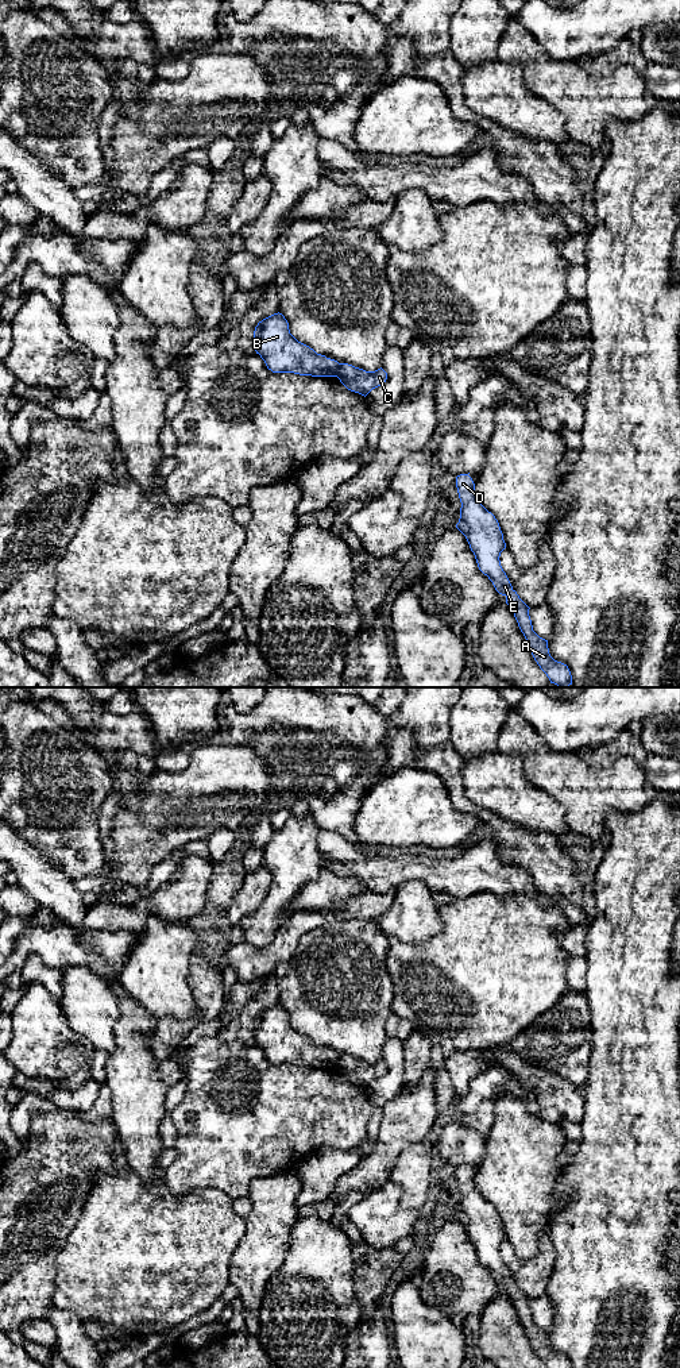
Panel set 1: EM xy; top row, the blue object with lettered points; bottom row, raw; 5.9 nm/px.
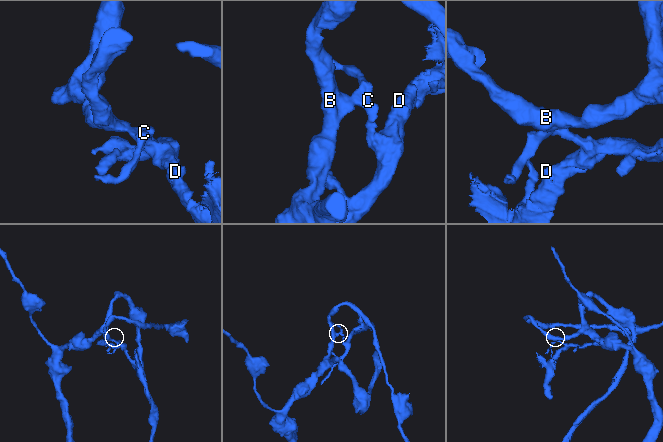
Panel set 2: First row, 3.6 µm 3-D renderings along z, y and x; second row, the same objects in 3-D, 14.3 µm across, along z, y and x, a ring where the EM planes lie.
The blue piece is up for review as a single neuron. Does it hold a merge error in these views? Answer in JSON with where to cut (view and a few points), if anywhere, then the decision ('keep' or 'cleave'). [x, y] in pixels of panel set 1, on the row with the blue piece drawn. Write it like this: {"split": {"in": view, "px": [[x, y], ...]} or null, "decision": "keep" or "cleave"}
{"split": {"in": "xy", "px": [[340, 363], [335, 376]]}, "decision": "cleave"}

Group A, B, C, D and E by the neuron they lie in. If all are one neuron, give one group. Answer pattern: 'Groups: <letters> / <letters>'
Groups: A C D E / B

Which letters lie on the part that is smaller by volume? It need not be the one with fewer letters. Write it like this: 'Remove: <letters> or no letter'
Remove: A, C, D, E

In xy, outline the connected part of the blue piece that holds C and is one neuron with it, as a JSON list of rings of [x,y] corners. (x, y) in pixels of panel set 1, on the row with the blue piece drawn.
[[[340,363],[336,377],[348,390],[366,397],[372,389],[386,382],[387,373],[382,367],[366,371],[348,363]]]

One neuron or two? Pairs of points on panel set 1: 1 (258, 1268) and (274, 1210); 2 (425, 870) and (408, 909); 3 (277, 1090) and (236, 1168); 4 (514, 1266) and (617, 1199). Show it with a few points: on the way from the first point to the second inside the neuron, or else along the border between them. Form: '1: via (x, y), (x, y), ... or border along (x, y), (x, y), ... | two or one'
1: via (261, 1253), (267, 1237), (269, 1225) | one
2: border along (394, 887), (420, 879), (432, 891) | two
3: via (263, 1109), (236, 1136), (236, 1149) | one
4: border along (547, 1230), (553, 1251), (552, 1272) | two

